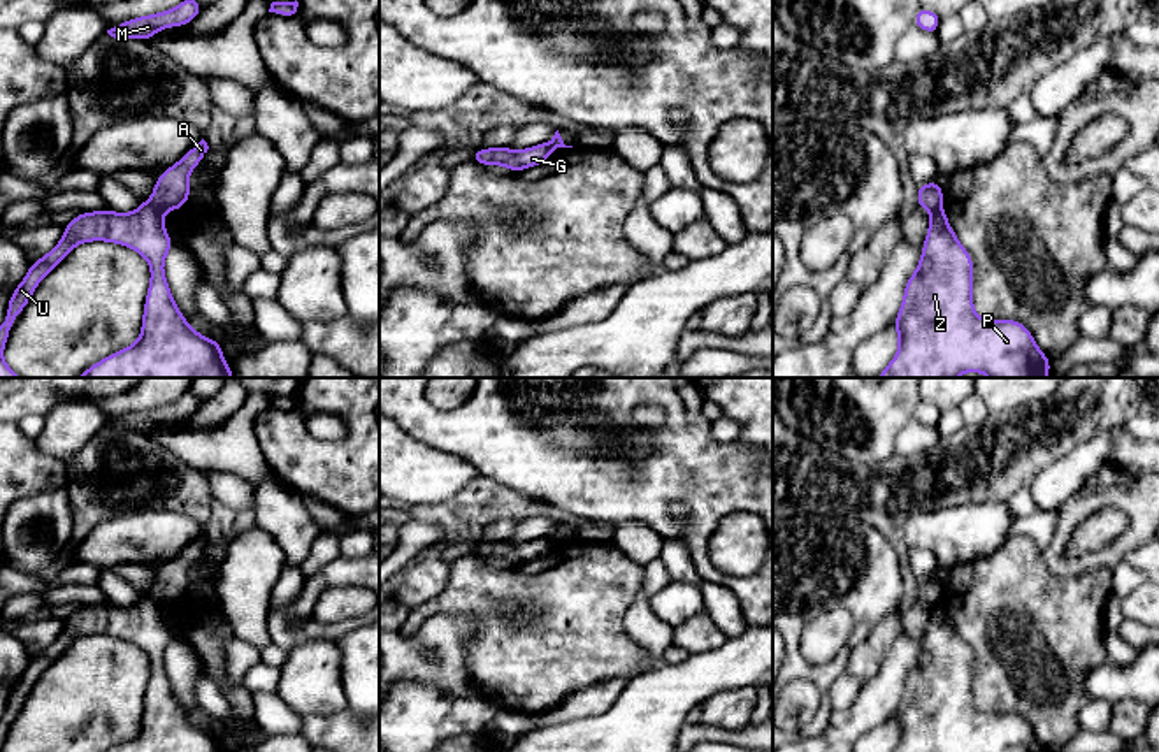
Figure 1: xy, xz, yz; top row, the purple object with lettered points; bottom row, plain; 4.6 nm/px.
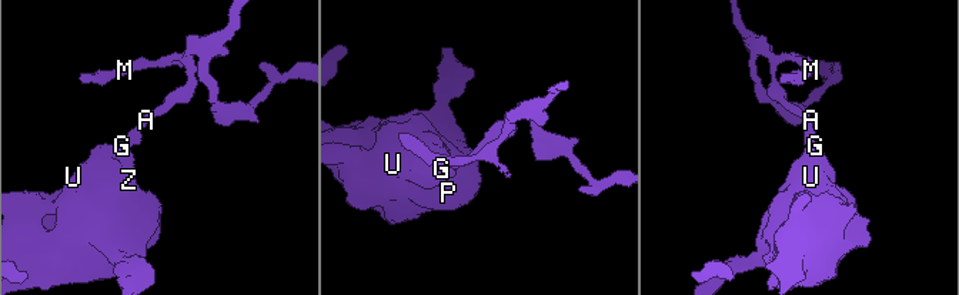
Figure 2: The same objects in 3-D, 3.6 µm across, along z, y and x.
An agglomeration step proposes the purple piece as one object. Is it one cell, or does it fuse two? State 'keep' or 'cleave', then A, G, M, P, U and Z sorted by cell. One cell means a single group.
cleave; A M / G P U Z

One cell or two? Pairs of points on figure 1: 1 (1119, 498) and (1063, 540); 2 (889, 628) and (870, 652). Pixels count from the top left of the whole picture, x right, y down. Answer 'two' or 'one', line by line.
1: one
2: one

